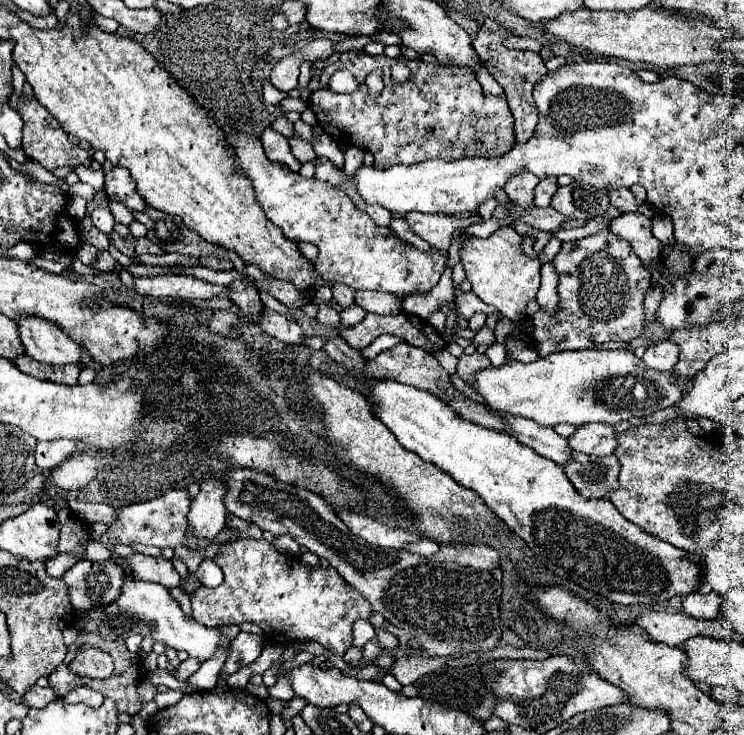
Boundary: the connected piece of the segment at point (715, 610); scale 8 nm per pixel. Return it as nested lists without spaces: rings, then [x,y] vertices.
[[[690,592],[682,600],[682,608],[684,608],[686,614],[690,614],[694,618],[704,618],[704,620],[718,618],[720,606],[722,606],[722,598],[716,592],[708,592],[708,594]]]

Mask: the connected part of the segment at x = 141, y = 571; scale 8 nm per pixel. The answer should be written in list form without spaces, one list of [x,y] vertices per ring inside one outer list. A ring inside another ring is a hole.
[[[134,554],[132,558],[118,558],[118,564],[130,572],[136,580],[158,582],[166,588],[180,586],[180,576],[174,570],[172,562],[166,558],[154,558],[146,554]]]

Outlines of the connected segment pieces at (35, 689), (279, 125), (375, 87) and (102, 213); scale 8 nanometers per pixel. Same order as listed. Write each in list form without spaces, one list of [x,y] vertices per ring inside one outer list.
[[[30,686],[28,692],[22,696],[22,704],[26,708],[44,708],[48,706],[52,700],[56,700],[58,696],[54,694],[54,690],[50,686],[40,688],[40,686]]]
[[[280,116],[278,120],[274,120],[274,122],[272,122],[272,128],[278,130],[280,134],[284,134],[286,138],[290,138],[290,136],[294,134],[294,124],[292,124],[288,118],[284,118],[284,116]]]
[[[371,72],[366,78],[366,85],[368,86],[371,96],[377,97],[384,88],[382,74]]]
[[[104,200],[100,206],[96,206],[92,212],[90,212],[92,224],[104,232],[104,234],[112,234],[114,232],[114,218],[110,214],[110,208],[108,208],[108,200]]]

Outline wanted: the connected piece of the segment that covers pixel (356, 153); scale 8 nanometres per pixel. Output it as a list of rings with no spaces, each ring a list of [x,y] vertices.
[[[348,148],[346,150],[346,162],[344,162],[344,172],[348,176],[352,176],[356,172],[356,168],[362,166],[362,156],[364,156],[364,150],[358,150],[358,148]]]

